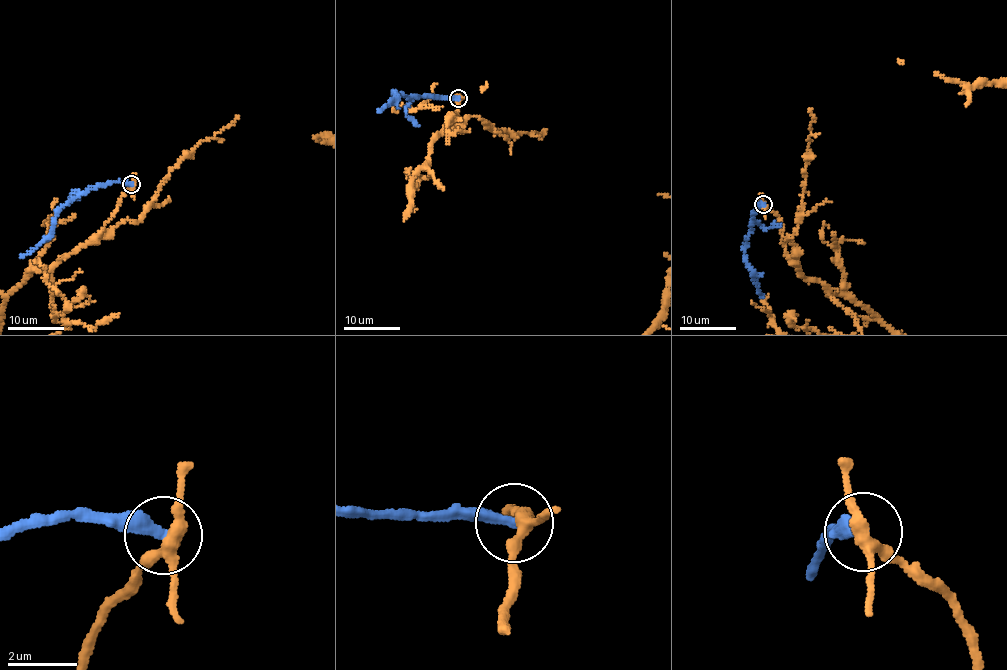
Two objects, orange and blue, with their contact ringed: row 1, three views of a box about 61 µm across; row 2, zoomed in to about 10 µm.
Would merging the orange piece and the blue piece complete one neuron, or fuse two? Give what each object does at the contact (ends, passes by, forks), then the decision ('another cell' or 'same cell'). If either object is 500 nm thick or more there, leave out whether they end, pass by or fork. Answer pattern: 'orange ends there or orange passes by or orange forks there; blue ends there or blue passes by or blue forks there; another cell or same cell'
orange forks there; blue ends there; another cell

